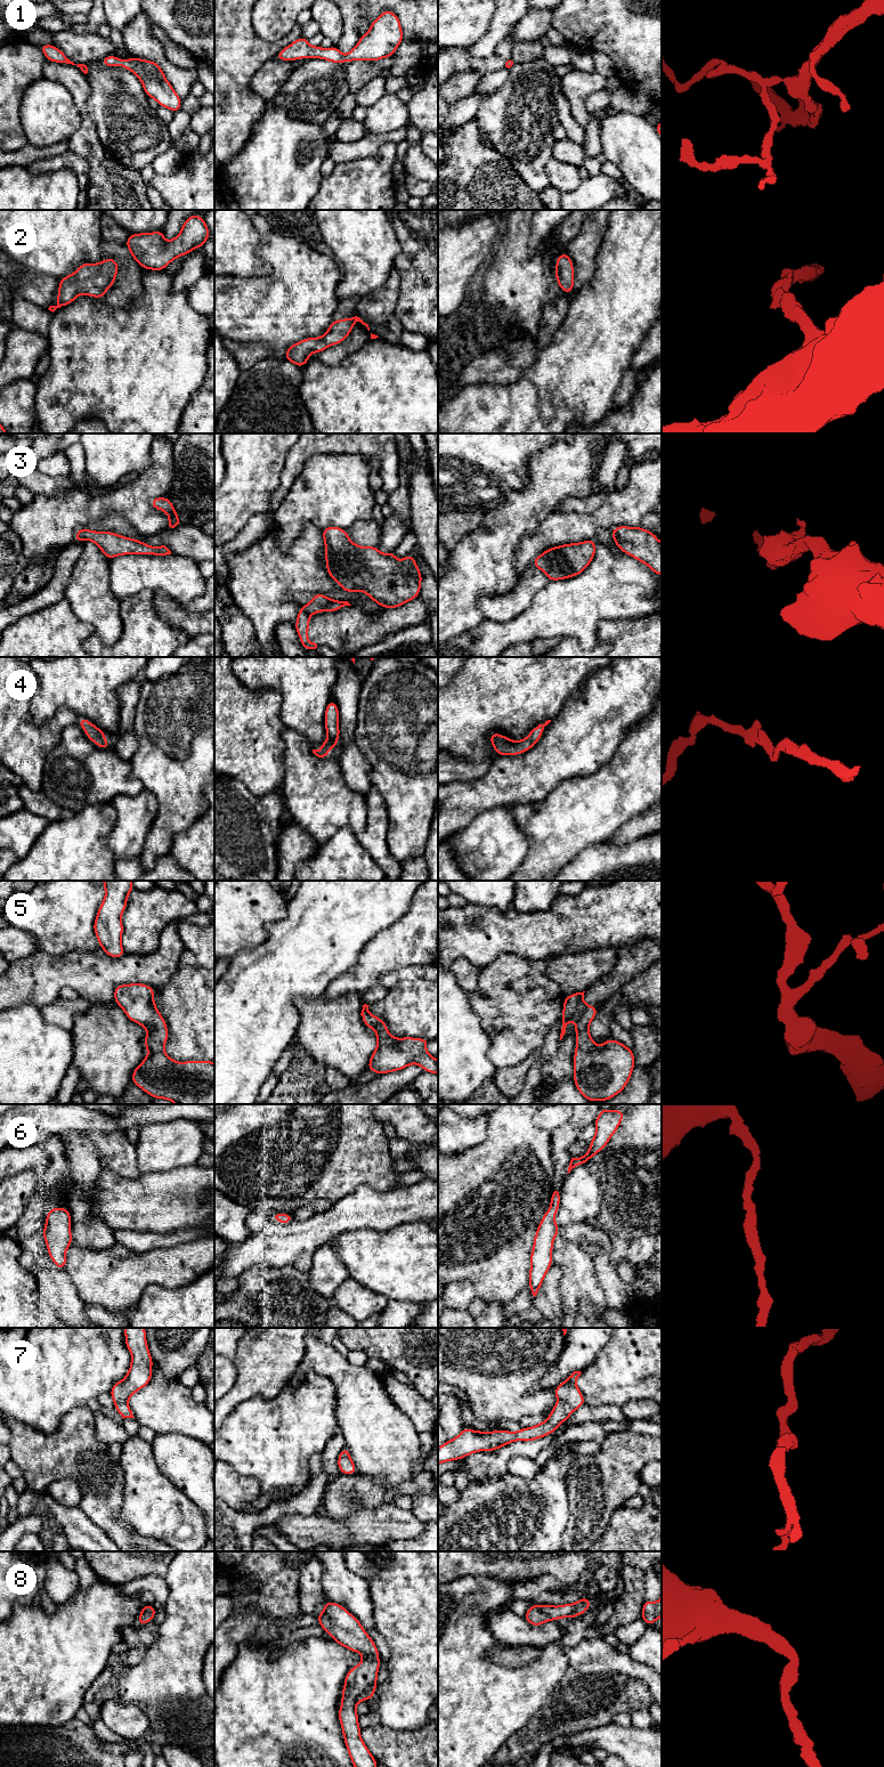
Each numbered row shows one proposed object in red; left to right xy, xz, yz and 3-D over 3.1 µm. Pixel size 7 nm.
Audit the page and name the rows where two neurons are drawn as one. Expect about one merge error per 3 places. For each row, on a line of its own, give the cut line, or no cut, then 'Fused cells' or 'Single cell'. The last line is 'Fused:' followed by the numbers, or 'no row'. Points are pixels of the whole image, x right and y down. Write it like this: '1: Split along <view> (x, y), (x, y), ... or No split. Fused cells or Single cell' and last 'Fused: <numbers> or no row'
1: No split. Single cell
2: No split. Single cell
3: Split along xz (301, 608), (310, 614). Fused cells
4: No split. Single cell
5: No split. Single cell
6: No split. Single cell
7: No split. Single cell
8: No split. Single cell
Fused: 3

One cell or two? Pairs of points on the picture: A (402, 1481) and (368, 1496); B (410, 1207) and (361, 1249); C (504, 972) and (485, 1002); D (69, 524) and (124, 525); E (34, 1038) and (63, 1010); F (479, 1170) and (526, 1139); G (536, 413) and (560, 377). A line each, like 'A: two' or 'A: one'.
A: two
B: two
C: one
D: two
E: two
F: one
G: one

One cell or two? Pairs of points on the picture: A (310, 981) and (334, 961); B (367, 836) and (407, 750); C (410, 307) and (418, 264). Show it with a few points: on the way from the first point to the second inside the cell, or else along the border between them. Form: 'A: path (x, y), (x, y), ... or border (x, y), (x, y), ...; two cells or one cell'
A: path (316, 975), (329, 963); one cell
B: path (387, 815), (402, 800), (407, 771); one cell
C: path (418, 297), (418, 274); one cell

